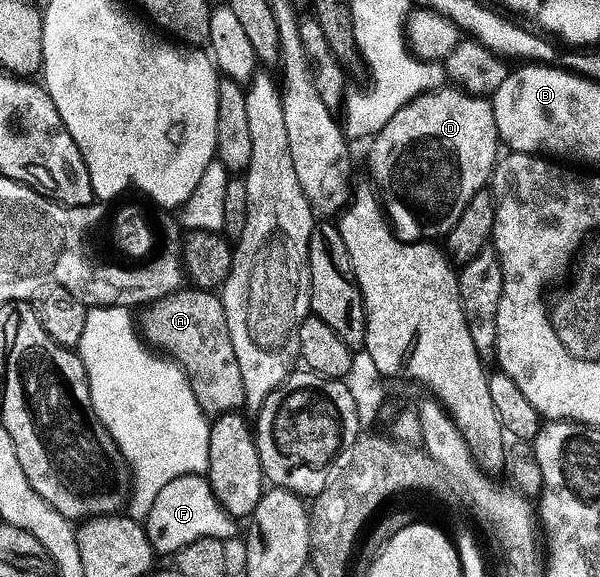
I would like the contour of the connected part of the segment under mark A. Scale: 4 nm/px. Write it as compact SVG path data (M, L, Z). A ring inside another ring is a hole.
M209 289L176 292L140 312L139 330L150 348L172 359L185 372L207 416L232 415L245 407L245 386L220 294L212 295Z

